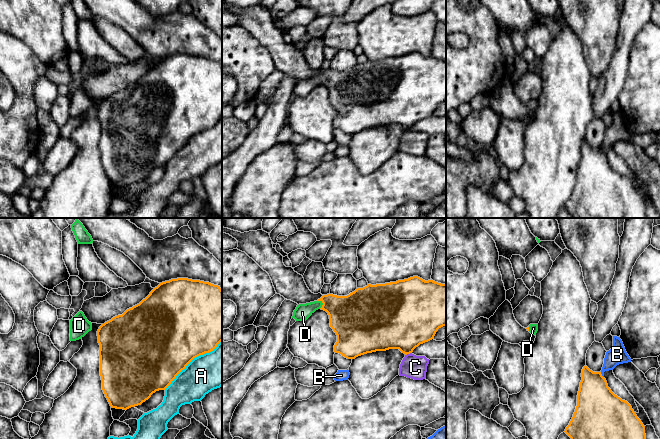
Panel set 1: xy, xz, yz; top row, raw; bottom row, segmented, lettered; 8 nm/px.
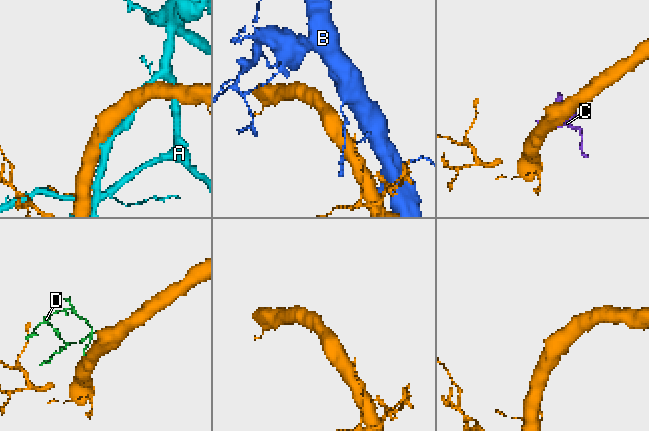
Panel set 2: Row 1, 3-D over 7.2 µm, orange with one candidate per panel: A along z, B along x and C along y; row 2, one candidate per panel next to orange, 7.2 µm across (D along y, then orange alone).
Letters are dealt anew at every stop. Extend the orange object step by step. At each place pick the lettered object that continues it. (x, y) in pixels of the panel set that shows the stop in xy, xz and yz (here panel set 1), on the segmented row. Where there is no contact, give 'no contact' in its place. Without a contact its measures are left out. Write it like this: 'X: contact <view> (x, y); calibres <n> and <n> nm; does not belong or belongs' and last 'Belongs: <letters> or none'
A: contact xy (192, 359); calibres 500 and 300 nm; does not belong
B: contact yz (601, 375); calibres 320 and 150 nm; does not belong
C: contact xz (408, 353); calibres 420 and 190 nm; does not belong
D: contact xz (322, 302); calibres 320 and 130 nm; belongs
Belongs: D

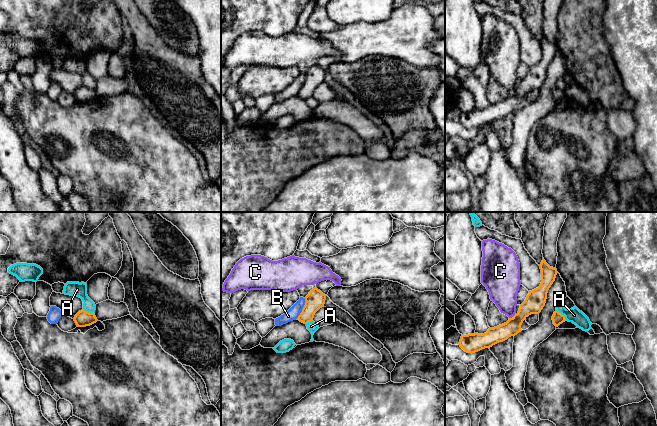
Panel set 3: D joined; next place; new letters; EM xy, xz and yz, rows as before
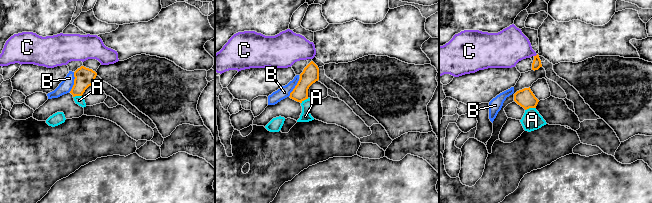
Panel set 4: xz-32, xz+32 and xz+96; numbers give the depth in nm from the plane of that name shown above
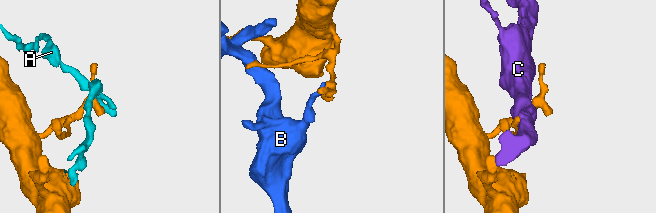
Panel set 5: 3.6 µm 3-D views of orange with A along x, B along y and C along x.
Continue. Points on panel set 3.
A: contact yz (561, 314); calibres 90 and 120 nm; does not belong
B: contact xz (303, 308); calibres 150 and 100 nm; does not belong
C: contact yz (513, 316); calibres 160 and 240 nm; does not belong
Belongs: none

